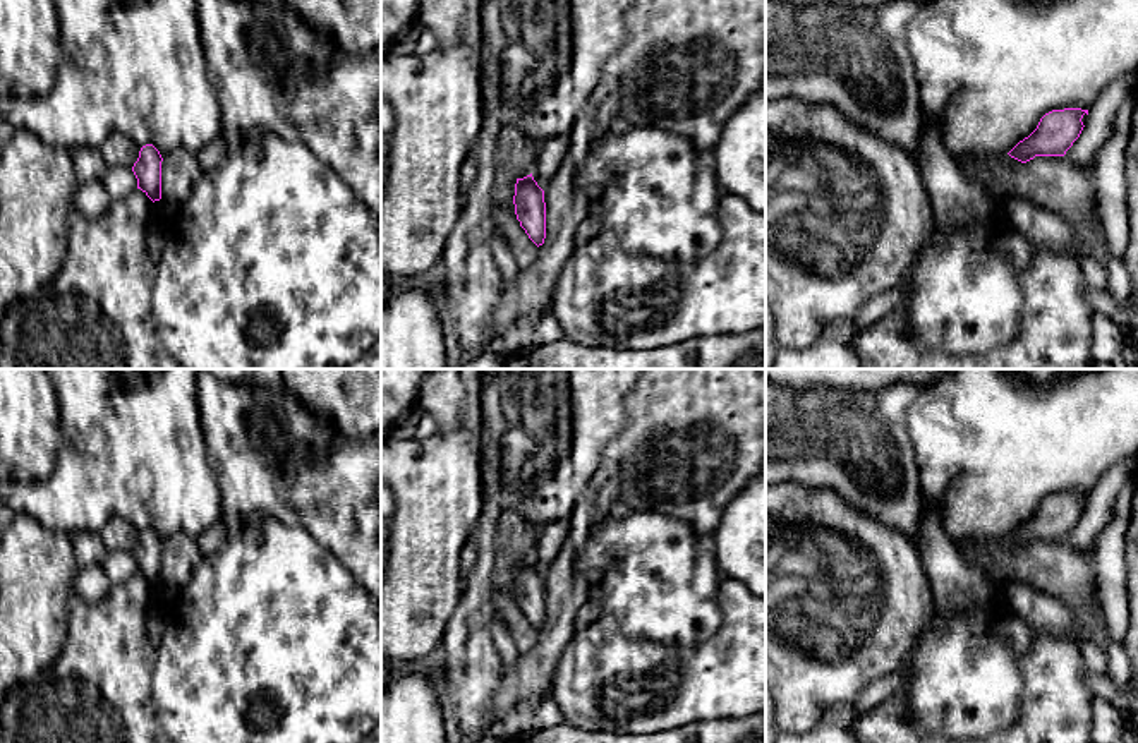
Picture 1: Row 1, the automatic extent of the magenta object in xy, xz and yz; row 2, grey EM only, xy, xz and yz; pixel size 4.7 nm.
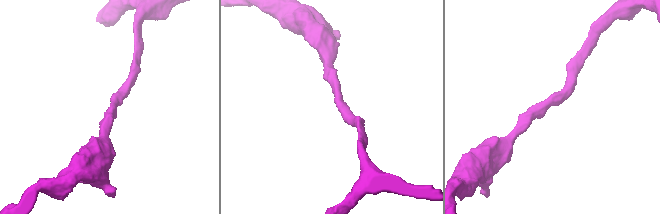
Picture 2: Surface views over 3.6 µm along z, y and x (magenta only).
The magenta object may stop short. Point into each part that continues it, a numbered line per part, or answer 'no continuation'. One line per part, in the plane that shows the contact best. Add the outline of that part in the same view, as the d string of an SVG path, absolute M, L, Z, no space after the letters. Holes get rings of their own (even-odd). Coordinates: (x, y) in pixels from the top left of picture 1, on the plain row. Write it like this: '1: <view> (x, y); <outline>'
no continuation

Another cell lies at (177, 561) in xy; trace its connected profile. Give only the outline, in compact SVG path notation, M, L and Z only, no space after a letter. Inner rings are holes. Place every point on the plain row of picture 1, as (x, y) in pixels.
M173 535L161 542L161 585L177 589L189 580L196 559L184 537Z

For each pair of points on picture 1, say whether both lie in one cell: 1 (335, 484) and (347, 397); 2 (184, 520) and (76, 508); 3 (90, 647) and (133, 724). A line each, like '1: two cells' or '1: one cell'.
1: two cells
2: one cell
3: one cell

